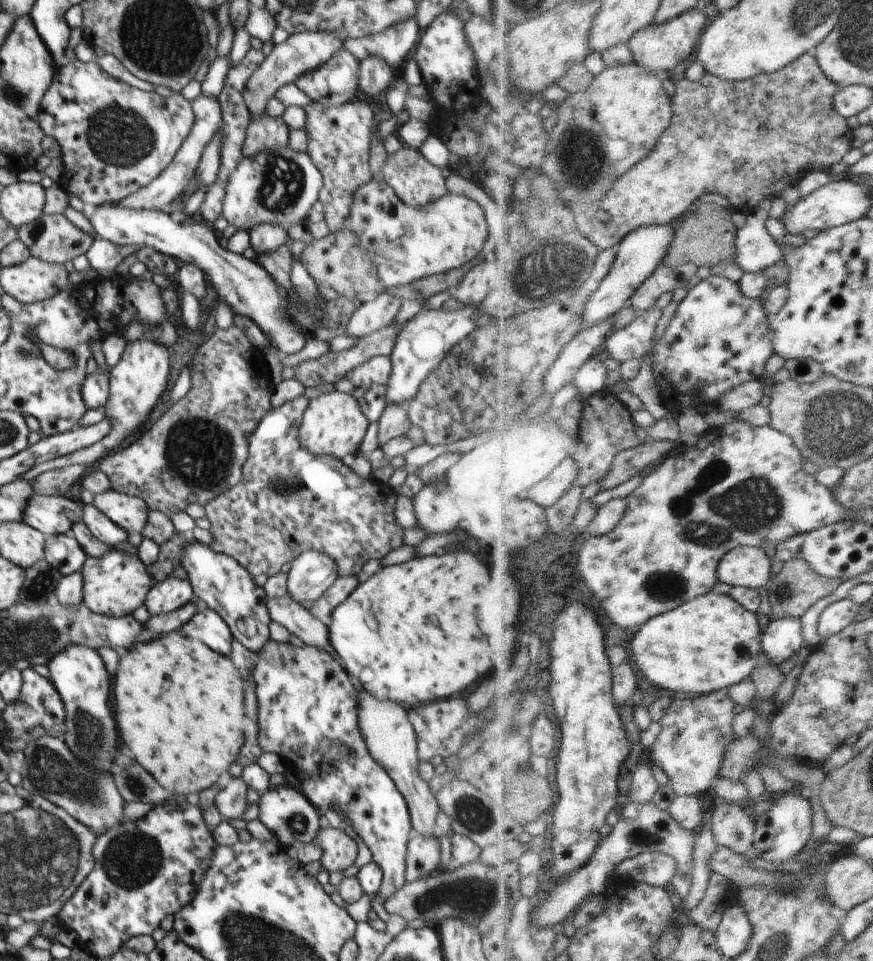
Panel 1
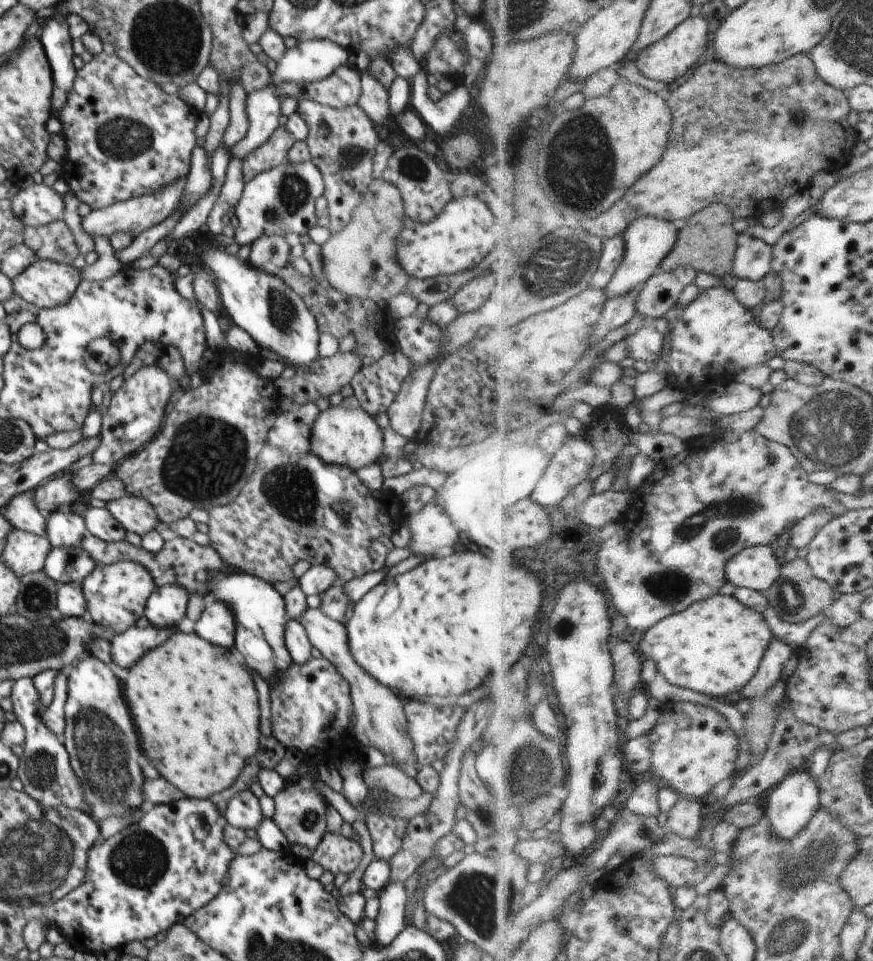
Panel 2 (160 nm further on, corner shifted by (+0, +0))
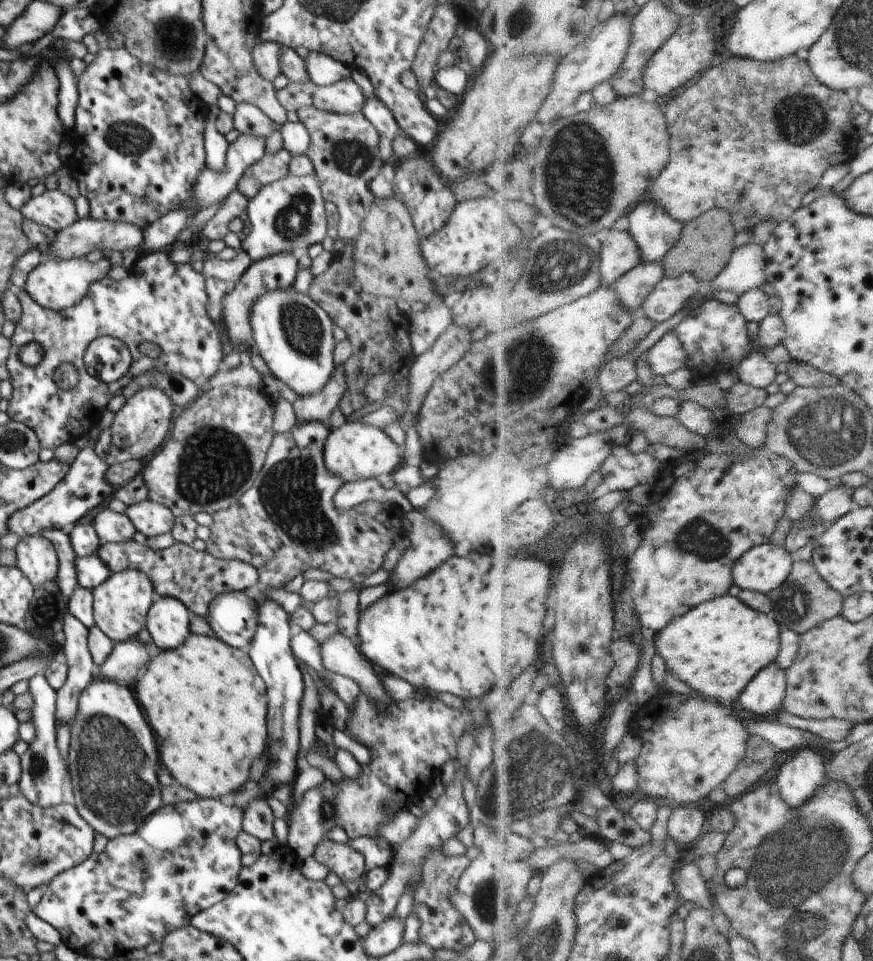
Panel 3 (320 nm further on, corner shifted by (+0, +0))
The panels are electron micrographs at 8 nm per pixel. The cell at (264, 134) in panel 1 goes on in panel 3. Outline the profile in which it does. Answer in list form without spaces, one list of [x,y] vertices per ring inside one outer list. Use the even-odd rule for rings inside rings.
[[[284,148],[274,154],[266,153],[244,171],[237,182],[236,190],[248,200],[254,198],[264,185],[280,180],[289,174],[291,157]]]

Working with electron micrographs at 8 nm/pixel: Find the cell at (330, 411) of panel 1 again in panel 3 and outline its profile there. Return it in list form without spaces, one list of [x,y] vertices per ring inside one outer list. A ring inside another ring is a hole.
[[[348,421],[340,428],[330,430],[325,442],[323,457],[329,471],[343,483],[378,478],[380,474],[390,474],[403,463],[403,449],[382,429],[364,423]]]

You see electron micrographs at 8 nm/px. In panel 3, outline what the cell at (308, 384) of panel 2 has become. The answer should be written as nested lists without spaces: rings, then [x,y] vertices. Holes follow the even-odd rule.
[[[336,366],[331,379],[325,388],[307,397],[298,397],[293,404],[297,423],[309,423],[310,421],[324,422],[328,416],[339,406],[340,399],[344,396],[347,380],[342,366]]]

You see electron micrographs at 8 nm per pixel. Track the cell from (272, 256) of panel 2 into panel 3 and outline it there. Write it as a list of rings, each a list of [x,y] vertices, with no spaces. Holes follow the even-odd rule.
[[[290,253],[272,255],[250,265],[250,268],[238,280],[236,286],[232,287],[231,291],[222,299],[223,320],[221,331],[227,348],[234,348],[239,353],[251,349],[256,352],[251,327],[251,308],[261,296],[264,296],[265,292],[292,287],[298,271],[298,261]]]

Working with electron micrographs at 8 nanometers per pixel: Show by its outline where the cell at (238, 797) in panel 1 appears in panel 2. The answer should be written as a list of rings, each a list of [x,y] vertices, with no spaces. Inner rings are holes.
[[[250,789],[242,790],[237,796],[230,798],[223,816],[231,826],[244,831],[258,828],[262,818],[265,818],[262,816],[258,798]]]

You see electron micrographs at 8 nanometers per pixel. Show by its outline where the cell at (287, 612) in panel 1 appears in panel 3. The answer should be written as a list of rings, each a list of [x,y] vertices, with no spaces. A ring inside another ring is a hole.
[[[339,632],[321,644],[321,657],[326,670],[355,680],[360,685],[361,692],[375,700],[381,712],[390,707],[392,699],[383,688],[380,677],[371,668],[372,663],[358,649],[356,641]]]

